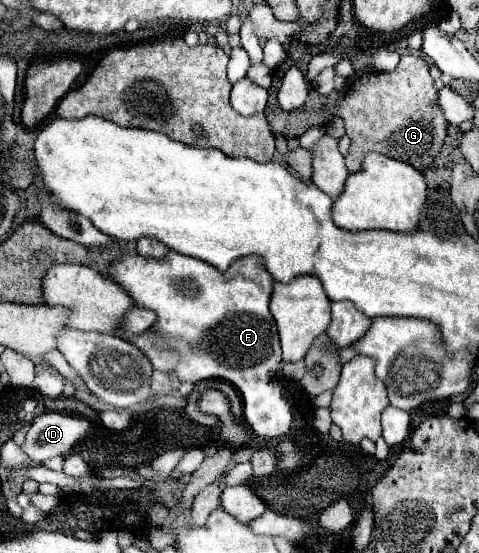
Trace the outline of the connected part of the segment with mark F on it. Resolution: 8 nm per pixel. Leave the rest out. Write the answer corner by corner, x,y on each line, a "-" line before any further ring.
169,251
161,259
127,253
107,267
107,277
123,287
123,291
127,291
135,307
151,309
157,313
153,331
159,333
159,337
155,337
153,345
159,349
171,349
179,355
175,367
179,381
229,381
241,393
241,399
247,405
247,425
255,435
279,439
291,431
293,405
287,401
283,387
279,383
271,383
281,363
281,345
275,331
275,321
269,313
273,279
267,275
267,271
263,271
259,259
239,259
229,267
227,273
219,273
213,267
207,267
207,263
199,263
199,259
191,259
175,251

